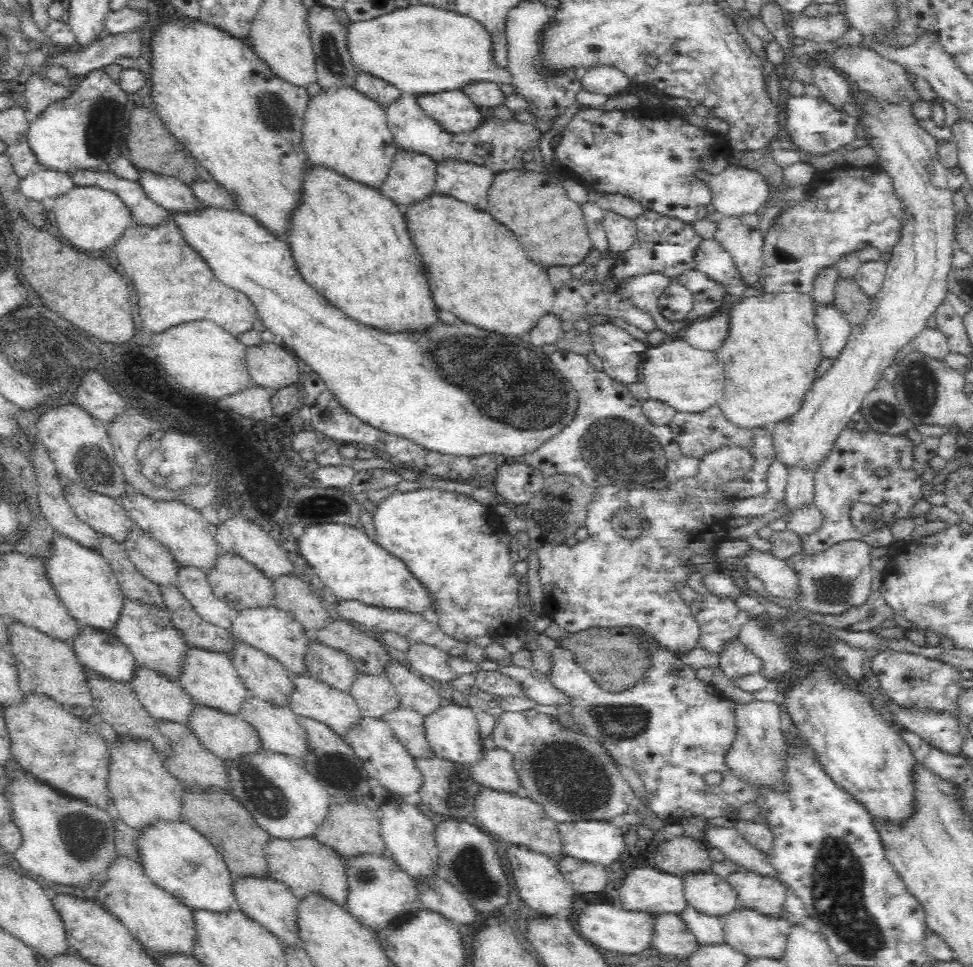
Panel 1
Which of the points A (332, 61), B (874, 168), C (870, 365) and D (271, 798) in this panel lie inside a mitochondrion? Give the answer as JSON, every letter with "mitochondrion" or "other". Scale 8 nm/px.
{"A":"mitochondrion","B":"other","C":"other","D":"mitochondrion"}

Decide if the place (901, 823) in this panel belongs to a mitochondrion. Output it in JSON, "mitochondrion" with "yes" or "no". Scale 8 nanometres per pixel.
{"mitochondrion":"no"}

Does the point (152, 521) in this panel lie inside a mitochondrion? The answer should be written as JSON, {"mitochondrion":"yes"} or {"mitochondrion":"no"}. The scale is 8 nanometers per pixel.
{"mitochondrion":"no"}

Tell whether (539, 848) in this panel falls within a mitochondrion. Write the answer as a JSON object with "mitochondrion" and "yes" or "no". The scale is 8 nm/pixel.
{"mitochondrion":"no"}

